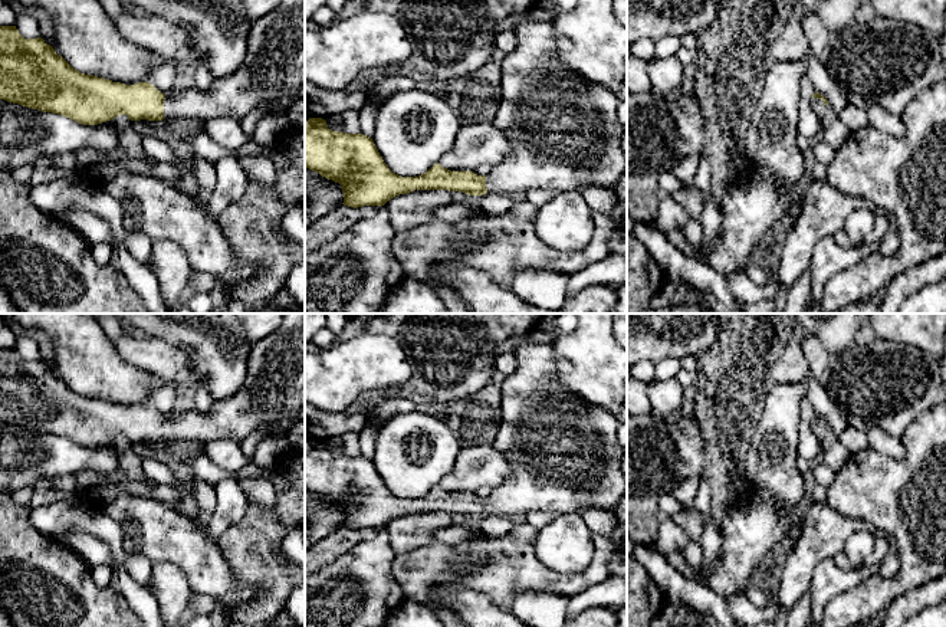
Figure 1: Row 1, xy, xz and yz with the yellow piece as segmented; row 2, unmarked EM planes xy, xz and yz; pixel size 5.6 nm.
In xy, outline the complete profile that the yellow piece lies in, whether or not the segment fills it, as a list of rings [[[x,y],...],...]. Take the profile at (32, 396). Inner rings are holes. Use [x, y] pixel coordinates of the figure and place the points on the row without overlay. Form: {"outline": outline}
{"outline": [[[285,314],[277,331],[253,342],[244,385],[227,400],[213,401],[208,413],[197,408],[187,410],[174,417],[164,417],[150,404],[125,407],[109,401],[85,397],[73,391],[42,360],[24,361],[16,348],[0,348],[0,421],[33,430],[43,434],[59,436],[83,447],[98,447],[127,437],[131,443],[162,443],[170,440],[231,440],[240,443],[257,429],[269,429],[277,436],[286,436],[298,423],[305,421],[305,314]]]}

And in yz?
{"outline": [[[815,414],[812,417],[811,427],[814,433],[817,434],[817,437],[821,440],[822,446],[827,446],[831,441],[832,431],[828,427],[828,423],[822,417]]]}

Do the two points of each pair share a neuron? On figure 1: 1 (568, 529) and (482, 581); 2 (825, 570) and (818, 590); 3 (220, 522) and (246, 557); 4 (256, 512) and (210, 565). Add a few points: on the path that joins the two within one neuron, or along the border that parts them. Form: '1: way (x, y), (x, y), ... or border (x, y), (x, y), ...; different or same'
1: border (538, 529), (534, 552), (544, 565), (559, 573); different
2: way (825, 574), (823, 586); same
3: border (246, 504), (246, 512), (216, 539); different
4: border (214, 539), (236, 583); different

